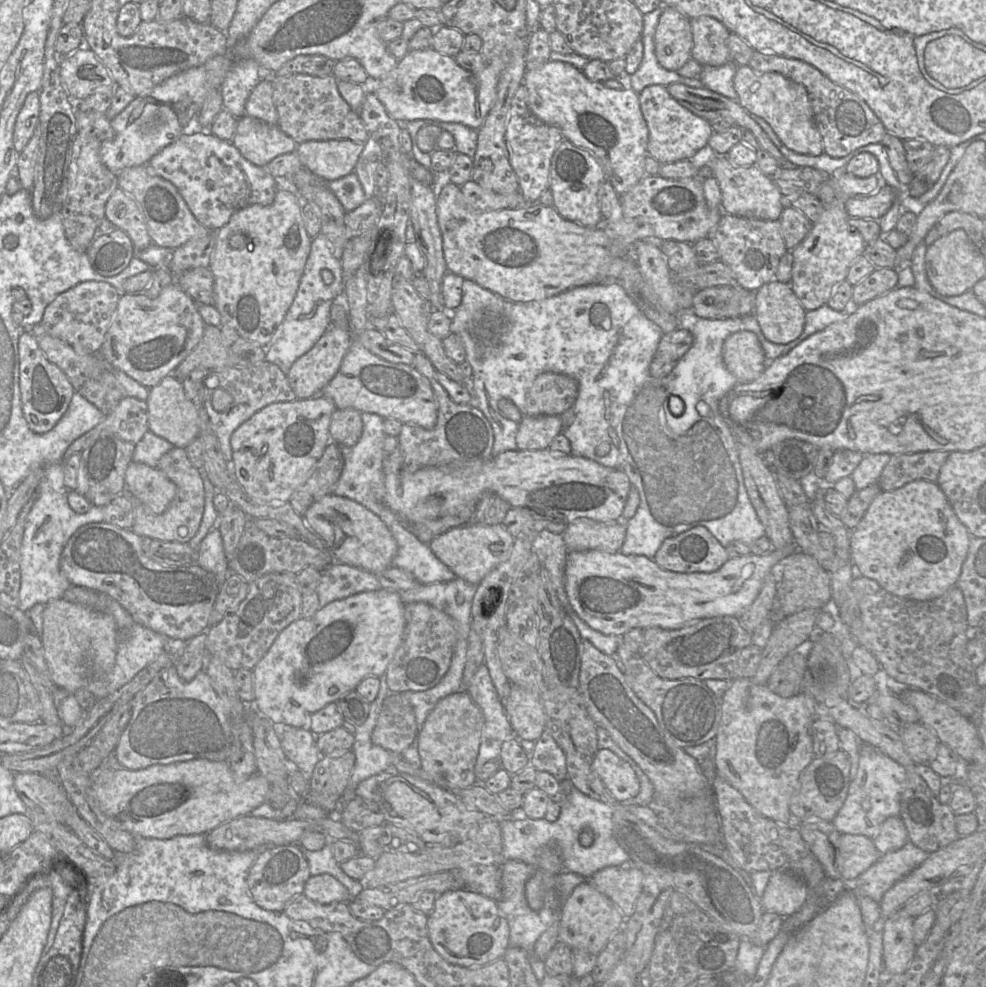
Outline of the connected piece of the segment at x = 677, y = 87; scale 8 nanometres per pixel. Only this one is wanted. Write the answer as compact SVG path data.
M673 83L670 84L667 87L667 90L669 92L669 94L675 99L677 100L683 107L685 107L686 109L688 109L689 111L691 111L693 114L709 121L715 121L715 120L723 120L723 121L732 121L733 124L736 127L739 127L741 129L745 129L745 130L749 130L750 132L752 132L752 134L755 136L755 138L757 139L760 147L762 150L765 150L767 152L769 152L779 163L779 166L782 168L797 168L797 167L801 167L801 166L796 166L794 164L792 164L791 162L789 162L781 153L780 151L777 149L777 147L773 144L773 142L769 139L769 137L767 136L767 134L761 129L761 127L755 122L755 120L753 119L752 115L750 115L740 104L739 102L735 102L721 94L718 94L716 92L713 92L707 88L692 88L690 86L687 86L685 84L682 83Z

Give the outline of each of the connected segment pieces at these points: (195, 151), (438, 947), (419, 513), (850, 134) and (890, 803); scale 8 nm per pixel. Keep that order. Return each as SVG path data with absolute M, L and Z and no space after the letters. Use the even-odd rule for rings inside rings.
M205 130L183 133L147 164L177 188L191 213L208 230L220 229L235 212L250 205L271 205L279 189L276 178L264 166L251 163L231 141L220 139Z
M463 888L439 894L432 912L427 917L431 944L441 957L451 964L466 968L482 967L503 958L505 951L510 946L509 923L499 910L497 901L473 890Z
M549 449L544 450L512 450L505 451L498 455L493 456L490 461L482 462L480 464L471 464L464 466L453 466L453 467L423 467L416 471L402 470L399 474L387 474L385 476L385 504L393 512L395 512L400 519L412 529L414 525L422 523L427 520L437 519L448 515L456 515L460 512L460 509L475 509L479 500L485 494L495 494L501 499L508 502L512 508L527 508L535 512L536 514L544 517L546 520L553 523L570 524L577 519L587 518L597 522L616 522L622 519L622 512L630 492L632 484L628 476L621 470L616 468L610 468L603 466L594 460L590 460L580 456L574 456L571 454L563 454L559 452L550 451Z
M754 50L748 65L756 72L776 72L805 86L814 122L822 138L823 151L830 157L842 158L860 147L881 143L887 133L880 119L861 97L834 83L817 68L802 60Z
M860 744L860 760L855 777L849 785L846 800L832 820L834 828L841 834L876 837L884 821L898 816L900 797L907 778L907 769L872 745Z

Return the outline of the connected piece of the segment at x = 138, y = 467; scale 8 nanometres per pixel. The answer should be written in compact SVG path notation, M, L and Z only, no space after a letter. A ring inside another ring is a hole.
M132 461L125 474L125 490L155 514L162 514L169 508L177 488L157 467Z

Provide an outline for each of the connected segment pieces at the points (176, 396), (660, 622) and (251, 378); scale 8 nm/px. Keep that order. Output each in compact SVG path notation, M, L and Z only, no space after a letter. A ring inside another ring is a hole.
M172 375L163 378L157 385L149 389L146 400L148 405L149 431L169 441L173 447L185 448L199 435L199 410L184 391L181 380Z
M794 544L762 556L750 554L730 558L721 568L711 573L676 573L662 569L652 558L645 556L601 550L571 550L564 567L564 588L574 613L589 627L605 635L622 636L634 628L677 630L702 619L738 617L757 598L772 569L796 551L798 550Z
M267 361L247 367L229 366L223 370L213 371L206 377L204 386L204 407L228 462L232 461L231 435L241 424L267 405L293 402L298 399L290 386L287 375L278 366ZM218 388L227 391L232 397L232 403L222 412L217 411L213 406L212 393Z

